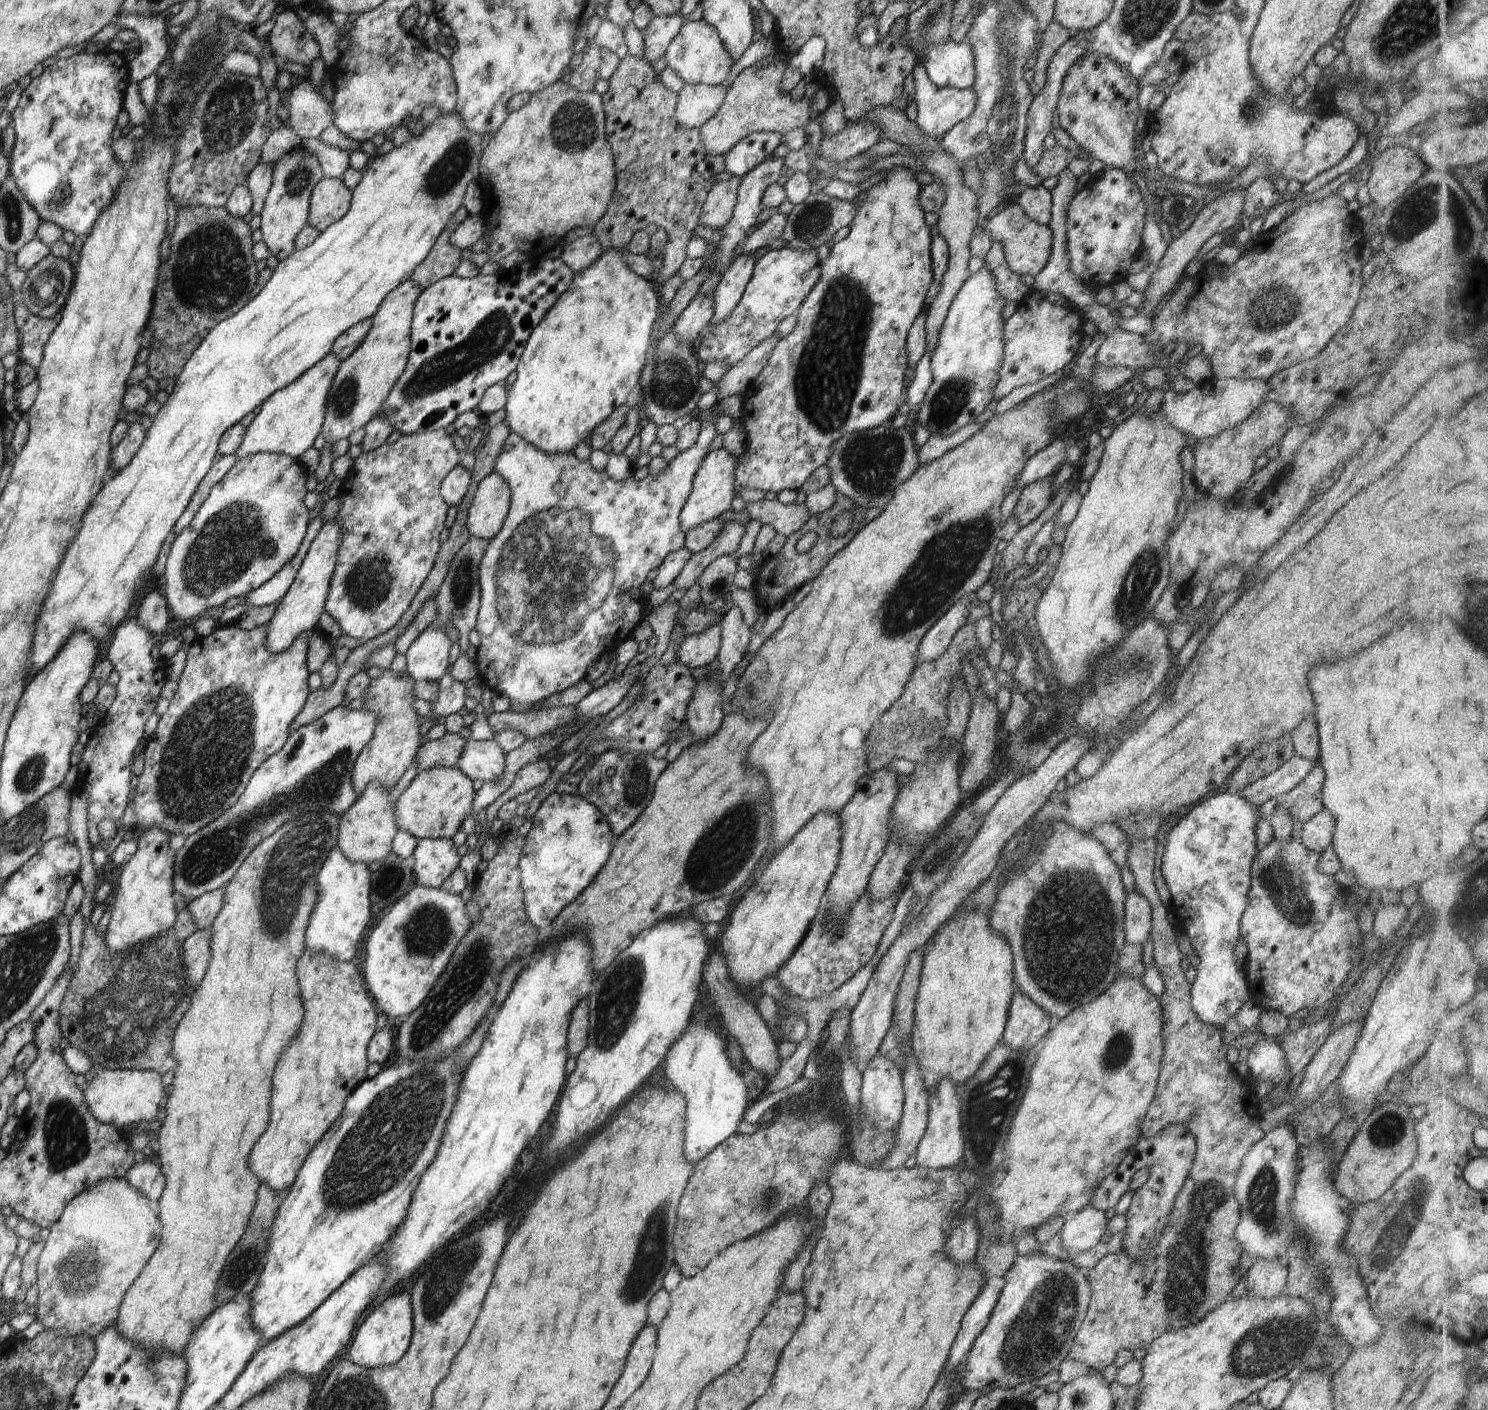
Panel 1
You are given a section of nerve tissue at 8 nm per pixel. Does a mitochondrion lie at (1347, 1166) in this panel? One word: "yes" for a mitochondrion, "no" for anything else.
no

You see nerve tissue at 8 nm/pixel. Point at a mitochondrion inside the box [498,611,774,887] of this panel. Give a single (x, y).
(633, 777)

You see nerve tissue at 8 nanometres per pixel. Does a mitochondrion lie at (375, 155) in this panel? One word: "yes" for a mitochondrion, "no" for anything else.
no

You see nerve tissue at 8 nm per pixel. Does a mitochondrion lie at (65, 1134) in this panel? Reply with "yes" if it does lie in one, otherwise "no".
yes

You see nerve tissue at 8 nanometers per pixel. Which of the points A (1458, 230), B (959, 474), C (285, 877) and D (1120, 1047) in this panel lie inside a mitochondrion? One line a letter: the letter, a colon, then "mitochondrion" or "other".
A: mitochondrion
B: other
C: mitochondrion
D: mitochondrion

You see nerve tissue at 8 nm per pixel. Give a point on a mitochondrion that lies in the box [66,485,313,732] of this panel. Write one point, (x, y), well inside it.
(231, 541)

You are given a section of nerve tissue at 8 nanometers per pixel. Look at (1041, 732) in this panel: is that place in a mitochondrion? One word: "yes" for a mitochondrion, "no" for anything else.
yes

